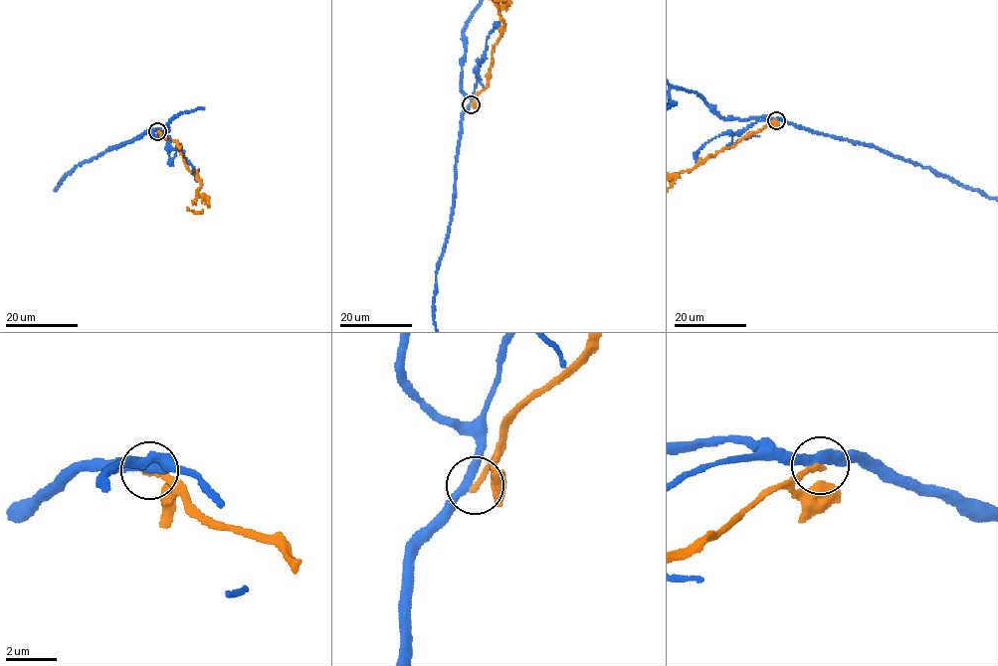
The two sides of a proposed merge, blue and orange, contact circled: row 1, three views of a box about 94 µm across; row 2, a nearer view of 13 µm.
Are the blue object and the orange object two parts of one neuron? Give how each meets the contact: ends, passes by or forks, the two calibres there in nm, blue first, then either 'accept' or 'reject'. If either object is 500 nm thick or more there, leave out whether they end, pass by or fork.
blue passes by; orange ends there; 360 nm thick on the blue side, 260 nm on the other; reject

